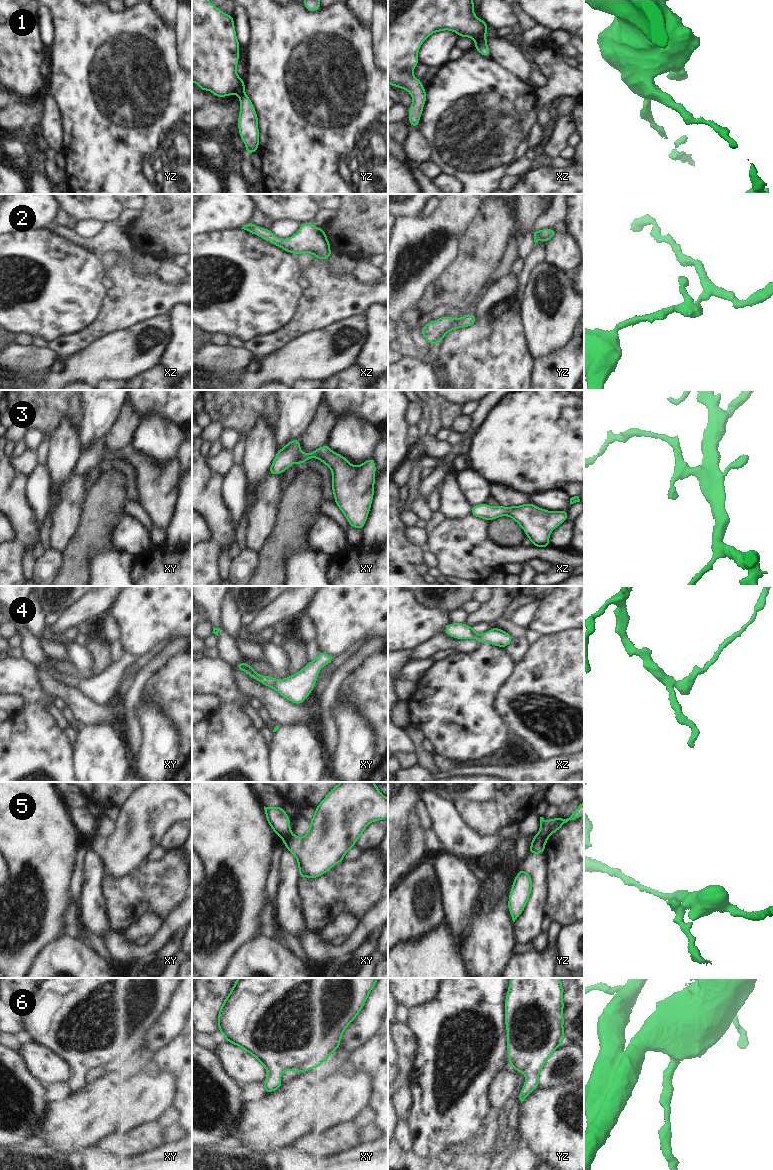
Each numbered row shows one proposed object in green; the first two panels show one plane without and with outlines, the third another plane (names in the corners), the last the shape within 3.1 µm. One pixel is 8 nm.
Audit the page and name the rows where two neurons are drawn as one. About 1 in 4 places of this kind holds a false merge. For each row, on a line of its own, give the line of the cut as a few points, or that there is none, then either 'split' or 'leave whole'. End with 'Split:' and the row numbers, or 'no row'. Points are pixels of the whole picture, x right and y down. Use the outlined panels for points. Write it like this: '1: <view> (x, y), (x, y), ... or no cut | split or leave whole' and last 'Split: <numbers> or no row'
1: no cut | leave whole
2: no cut | leave whole
3: no cut | leave whole
4: no cut | leave whole
5: xy (293, 834), (284, 842) | split
6: no cut | leave whole
Split: 5

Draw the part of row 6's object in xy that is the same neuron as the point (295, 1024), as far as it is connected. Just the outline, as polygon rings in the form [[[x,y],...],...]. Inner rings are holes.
[[[238,978],[219,1010],[218,1031],[224,1035],[226,1041],[233,1045],[238,1045],[262,1063],[268,1073],[268,1076],[262,1083],[265,1094],[268,1094],[282,1087],[281,1074],[283,1072],[287,1070],[291,1070],[295,1073],[306,1072],[310,1069],[318,1068],[340,1047],[340,1041],[344,1031],[362,1010],[378,979],[379,978]]]

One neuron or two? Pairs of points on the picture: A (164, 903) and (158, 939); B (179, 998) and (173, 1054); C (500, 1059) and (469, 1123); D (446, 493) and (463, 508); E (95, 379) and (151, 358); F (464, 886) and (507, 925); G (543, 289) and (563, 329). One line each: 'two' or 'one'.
A: two
B: two
C: one
D: one
E: one
F: one
G: one

